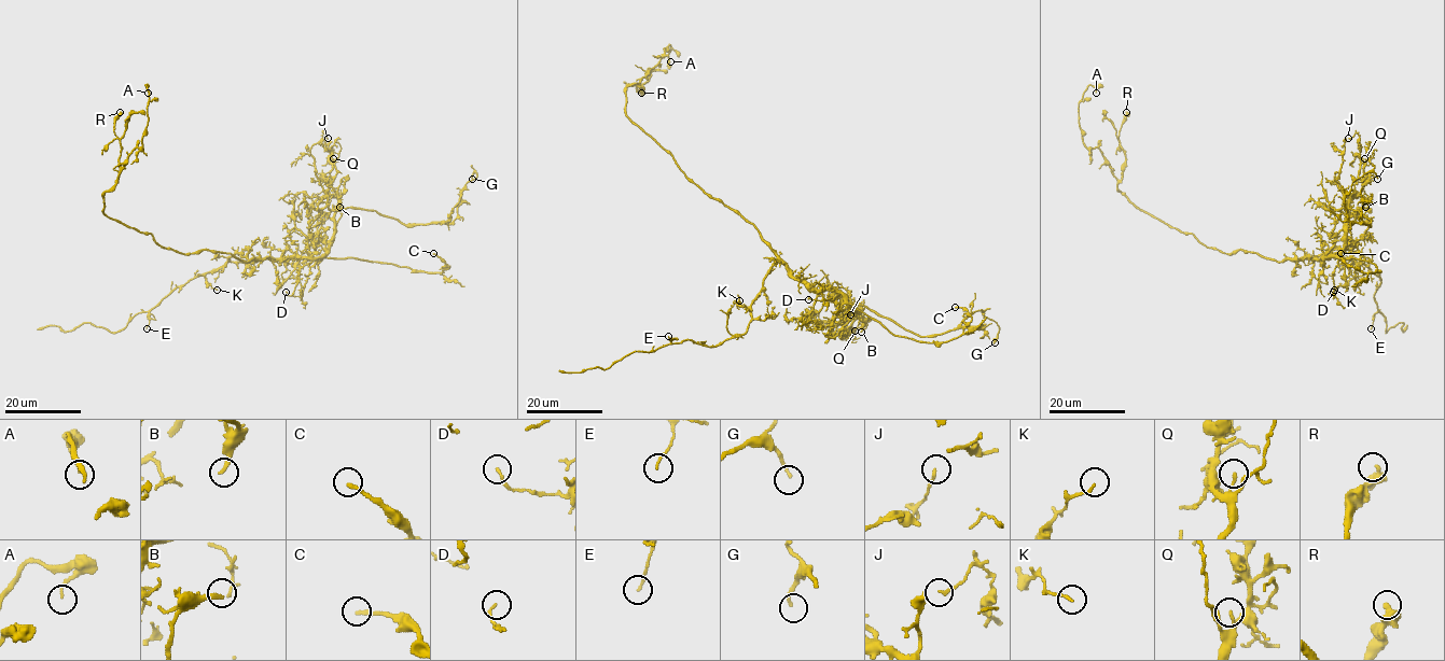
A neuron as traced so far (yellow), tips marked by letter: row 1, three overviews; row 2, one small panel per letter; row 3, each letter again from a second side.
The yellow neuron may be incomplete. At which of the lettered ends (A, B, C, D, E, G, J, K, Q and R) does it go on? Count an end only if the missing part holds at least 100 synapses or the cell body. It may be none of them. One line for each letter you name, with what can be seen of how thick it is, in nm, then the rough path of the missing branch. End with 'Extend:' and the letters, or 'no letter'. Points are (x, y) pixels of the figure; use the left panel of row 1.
Extend: no letter

